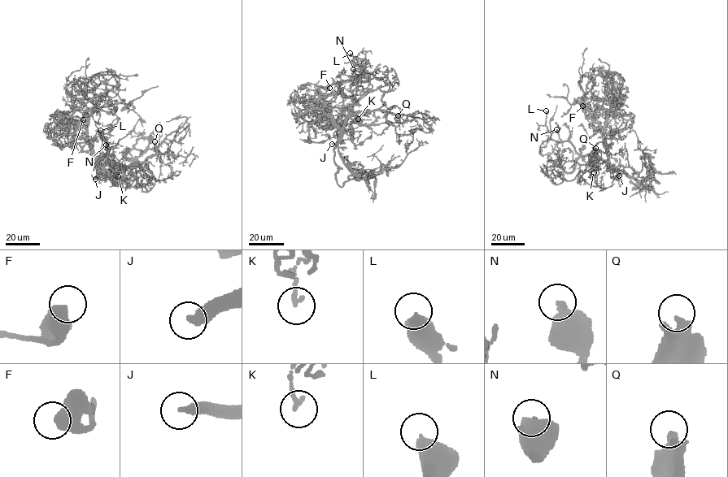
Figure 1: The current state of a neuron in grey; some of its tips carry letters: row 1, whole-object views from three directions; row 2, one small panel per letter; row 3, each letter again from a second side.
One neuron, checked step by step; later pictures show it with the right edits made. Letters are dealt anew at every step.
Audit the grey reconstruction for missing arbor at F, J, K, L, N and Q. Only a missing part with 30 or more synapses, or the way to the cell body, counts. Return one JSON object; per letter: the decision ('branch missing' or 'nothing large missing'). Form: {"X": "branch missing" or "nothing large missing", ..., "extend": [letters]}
{"F": "nothing large missing", "J": "branch missing", "K": "nothing large missing", "L": "nothing large missing", "N": "nothing large missing", "Q": "nothing large missing", "extend": ["J"]}

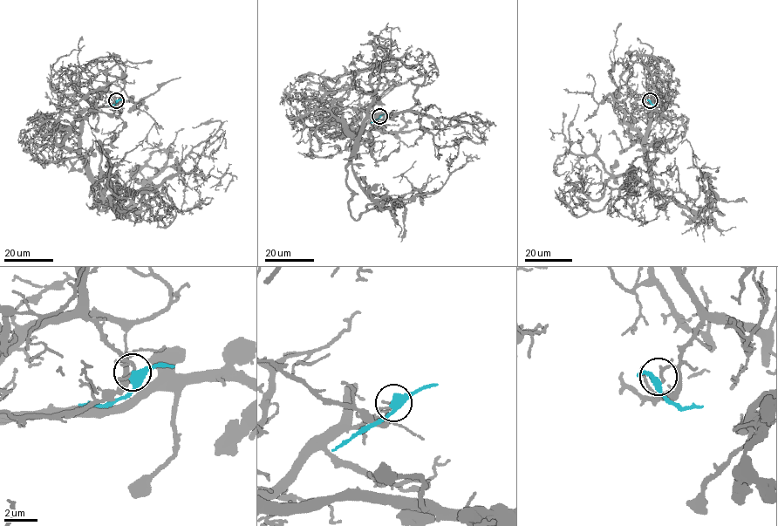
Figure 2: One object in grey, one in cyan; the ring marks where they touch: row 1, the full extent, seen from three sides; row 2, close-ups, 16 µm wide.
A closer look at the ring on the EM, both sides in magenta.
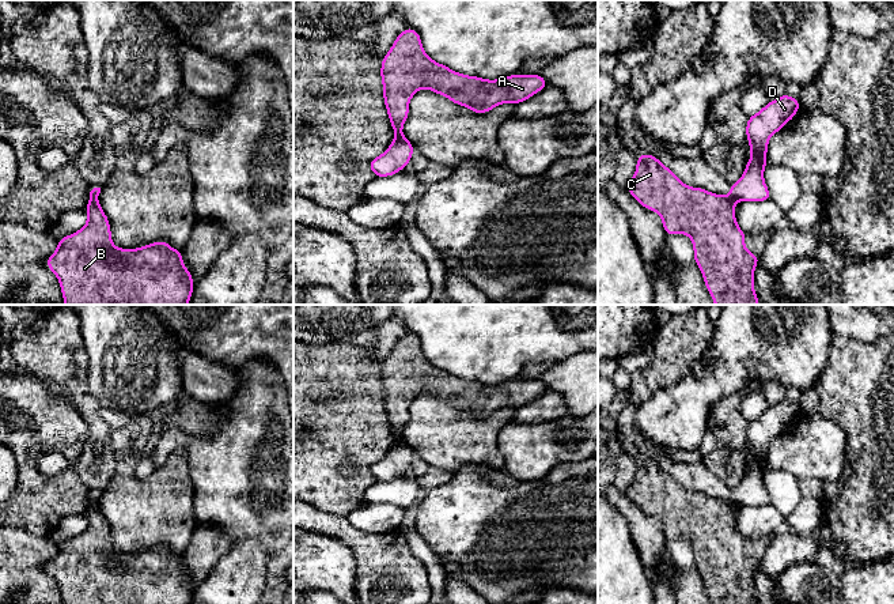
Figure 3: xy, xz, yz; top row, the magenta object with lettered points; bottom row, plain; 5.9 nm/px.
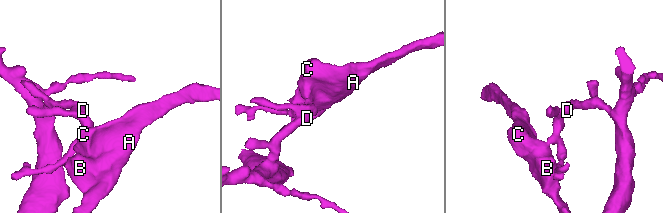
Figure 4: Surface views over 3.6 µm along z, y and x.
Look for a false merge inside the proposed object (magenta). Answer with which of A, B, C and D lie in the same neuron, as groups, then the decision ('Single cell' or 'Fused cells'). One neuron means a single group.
Groups: A B C / D. Fused cells

